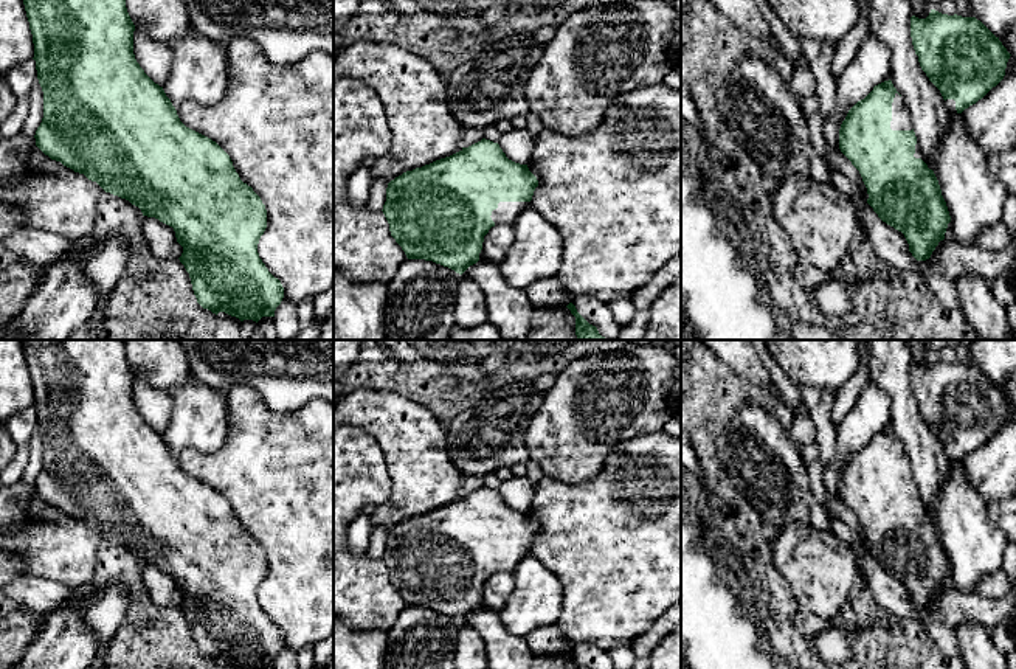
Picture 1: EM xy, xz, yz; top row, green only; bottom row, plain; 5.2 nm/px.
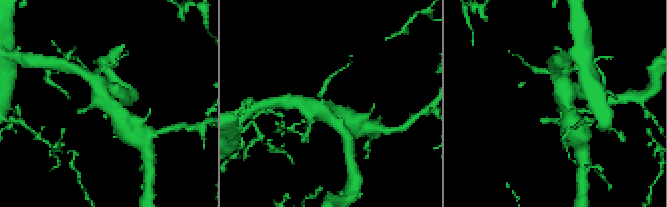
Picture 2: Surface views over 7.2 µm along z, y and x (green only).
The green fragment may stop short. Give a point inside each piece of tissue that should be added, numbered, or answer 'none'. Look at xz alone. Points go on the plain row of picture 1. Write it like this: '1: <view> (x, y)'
1: xz (508, 559)

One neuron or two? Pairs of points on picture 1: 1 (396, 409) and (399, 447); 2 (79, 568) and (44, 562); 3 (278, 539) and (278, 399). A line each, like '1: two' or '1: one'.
1: one
2: one
3: two

